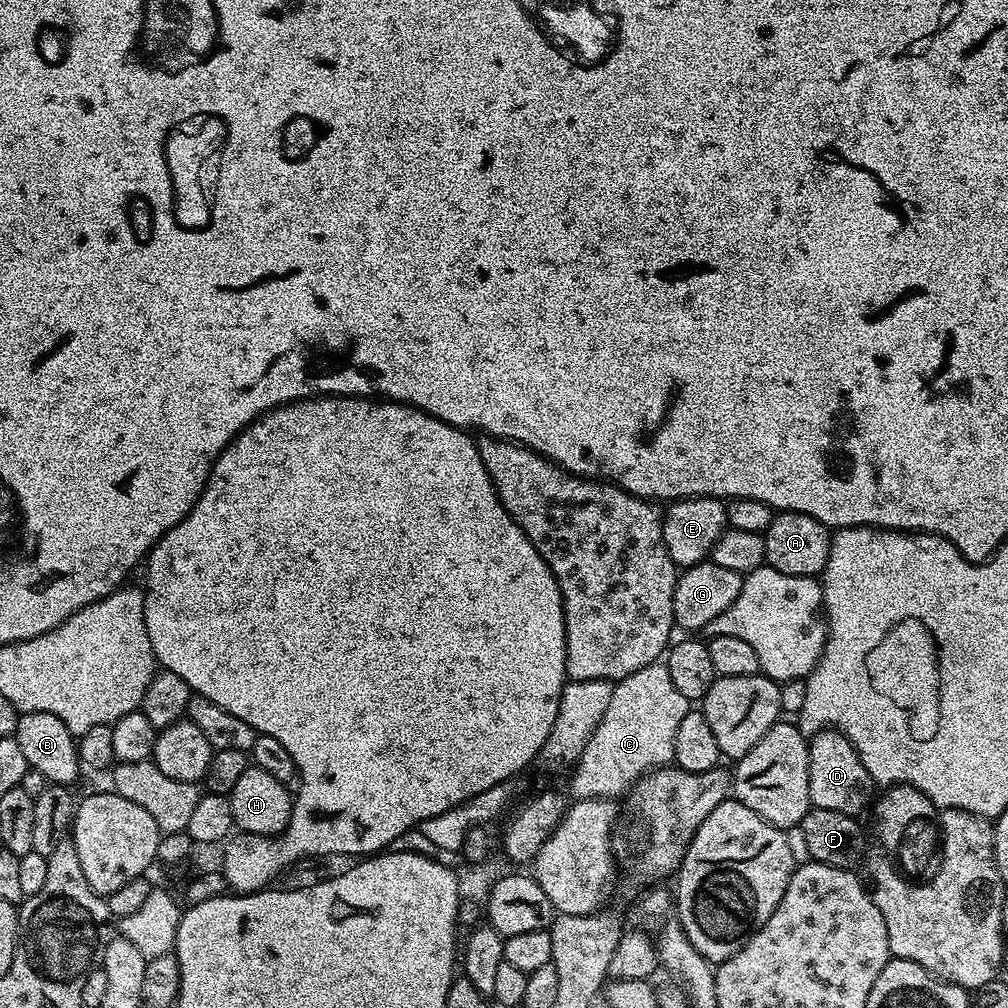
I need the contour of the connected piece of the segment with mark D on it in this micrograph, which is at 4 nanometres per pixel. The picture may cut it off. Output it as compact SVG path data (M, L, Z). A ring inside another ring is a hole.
M825 730L817 732L808 742L810 754L810 798L812 807L822 810L838 810L838 814L859 817L864 807L874 800L874 785L862 758L841 732Z

